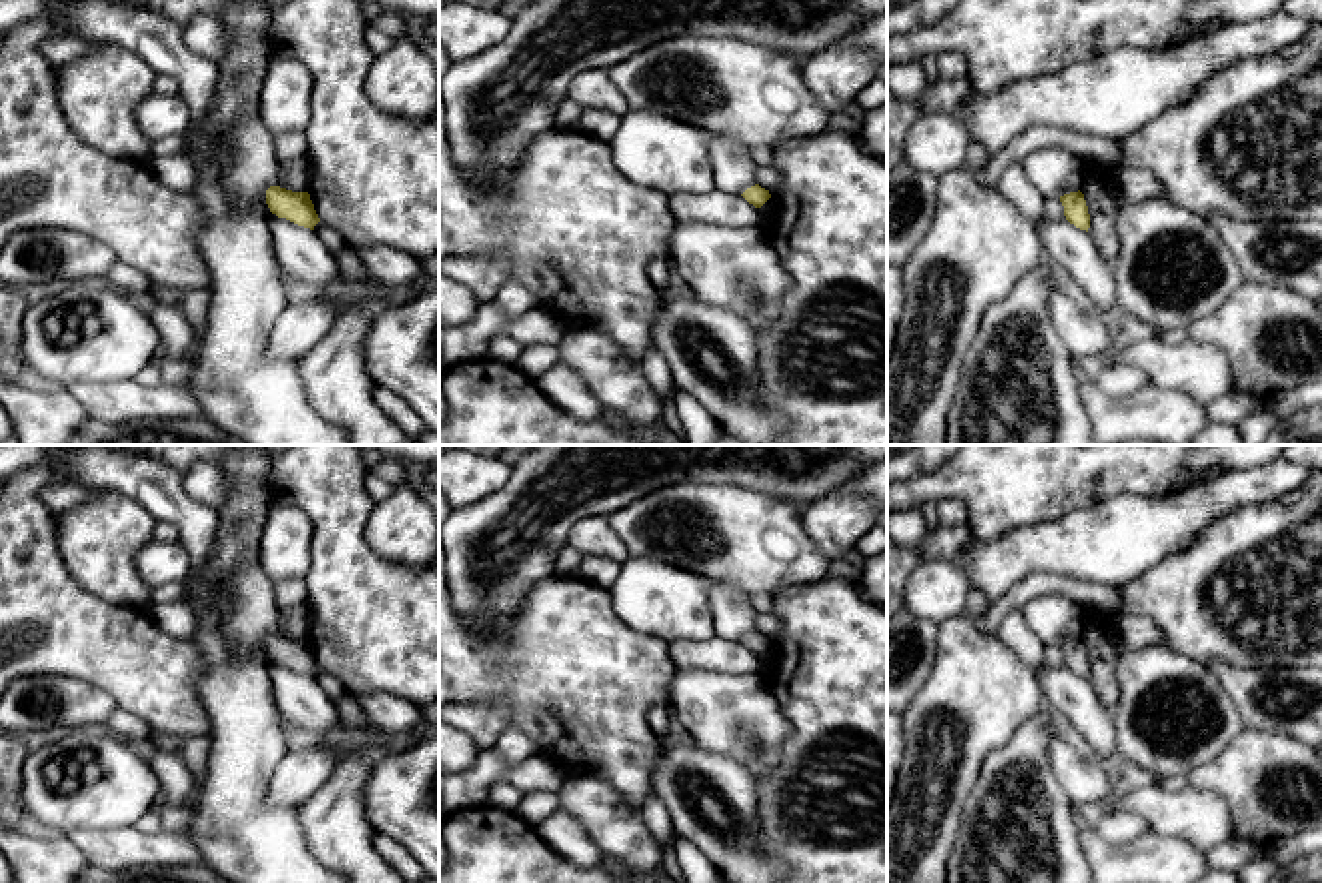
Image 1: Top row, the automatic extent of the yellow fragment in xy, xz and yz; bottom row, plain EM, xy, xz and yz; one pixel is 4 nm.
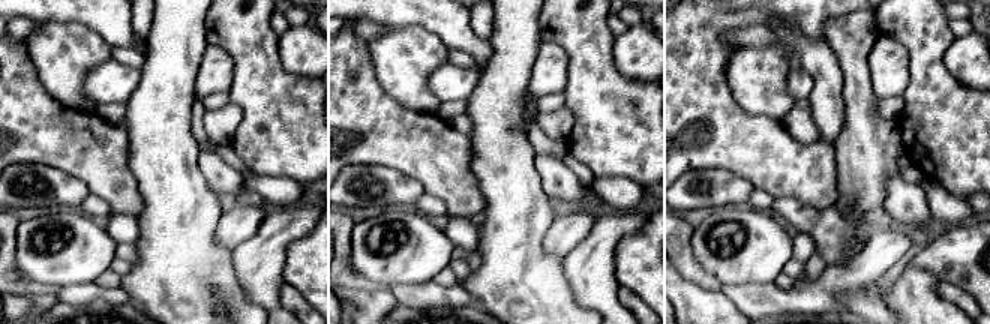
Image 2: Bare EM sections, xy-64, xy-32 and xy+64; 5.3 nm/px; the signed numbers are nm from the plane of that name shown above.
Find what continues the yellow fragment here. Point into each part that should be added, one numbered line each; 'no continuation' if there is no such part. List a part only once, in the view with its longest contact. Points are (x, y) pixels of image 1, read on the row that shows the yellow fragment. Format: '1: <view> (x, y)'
no continuation

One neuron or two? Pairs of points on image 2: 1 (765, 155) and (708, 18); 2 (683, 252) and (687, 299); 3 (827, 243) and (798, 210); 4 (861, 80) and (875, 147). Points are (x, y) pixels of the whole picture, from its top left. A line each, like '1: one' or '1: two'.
1: one
2: two
3: one
4: one

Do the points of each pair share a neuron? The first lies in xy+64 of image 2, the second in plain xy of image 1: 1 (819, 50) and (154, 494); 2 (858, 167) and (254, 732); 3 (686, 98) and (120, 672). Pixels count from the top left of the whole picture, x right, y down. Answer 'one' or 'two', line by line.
1: one
2: two
3: one

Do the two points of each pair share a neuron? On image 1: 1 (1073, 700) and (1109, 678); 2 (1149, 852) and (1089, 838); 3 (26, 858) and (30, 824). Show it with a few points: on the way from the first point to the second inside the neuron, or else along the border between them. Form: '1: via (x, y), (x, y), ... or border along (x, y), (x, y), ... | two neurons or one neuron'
1: border along (1087, 680), (1099, 702), (1113, 714) | two neurons
2: via (1135, 854), (1103, 852) | one neuron
3: border along (20, 832), (32, 838), (62, 838) | two neurons

